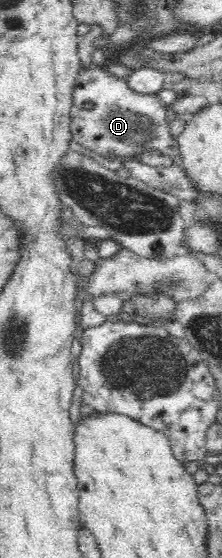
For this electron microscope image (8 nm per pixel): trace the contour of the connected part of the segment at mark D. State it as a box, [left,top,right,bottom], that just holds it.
[71,66,179,159]

